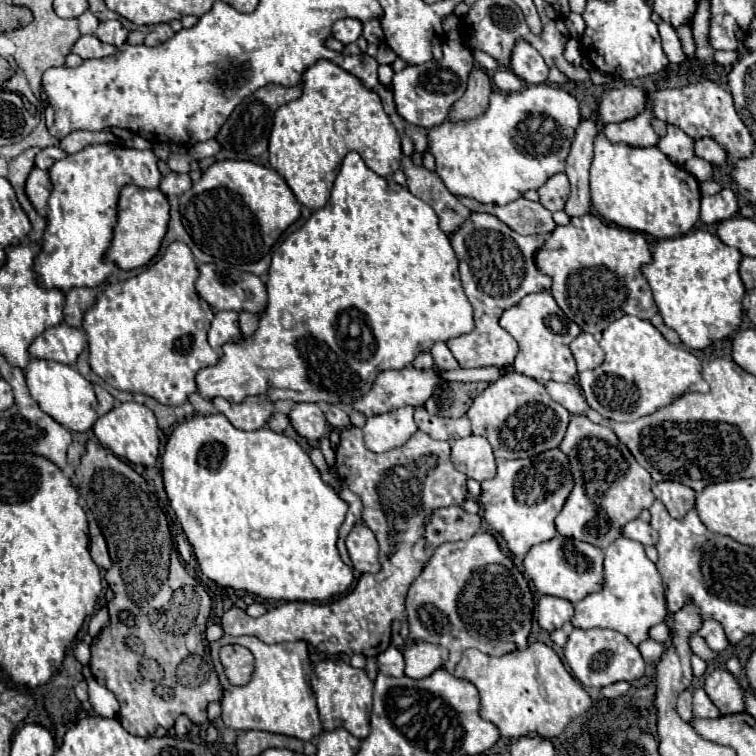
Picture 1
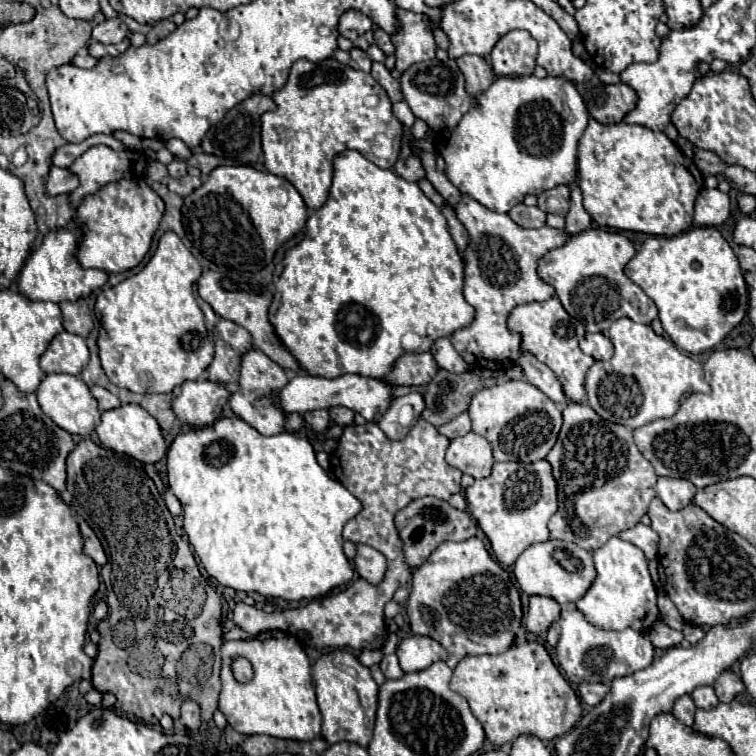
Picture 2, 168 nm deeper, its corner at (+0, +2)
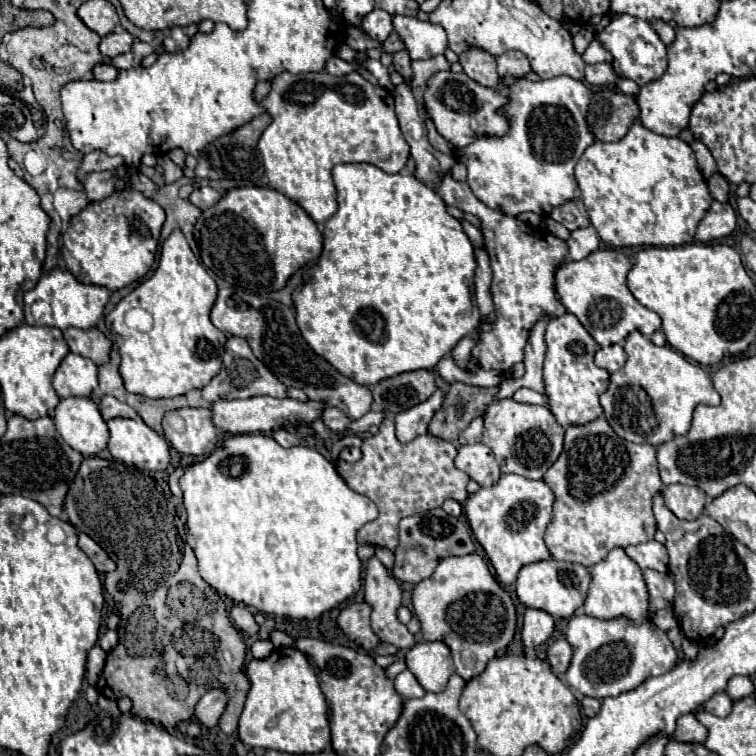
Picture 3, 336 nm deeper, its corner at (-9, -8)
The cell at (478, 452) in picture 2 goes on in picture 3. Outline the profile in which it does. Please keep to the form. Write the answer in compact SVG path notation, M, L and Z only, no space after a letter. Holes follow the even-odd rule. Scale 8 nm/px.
M483 443L461 445L459 453L455 457L455 467L465 471L481 487L491 487L501 477L499 463L491 455L491 449L487 445L483 445Z

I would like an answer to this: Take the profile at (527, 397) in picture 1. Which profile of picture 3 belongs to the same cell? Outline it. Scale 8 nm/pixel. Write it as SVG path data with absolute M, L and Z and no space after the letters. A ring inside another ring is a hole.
M497 399L487 407L483 419L485 427L481 441L493 449L503 473L515 473L527 479L543 479L545 471L563 451L565 427L557 423L555 415L547 407L519 403L515 399Z

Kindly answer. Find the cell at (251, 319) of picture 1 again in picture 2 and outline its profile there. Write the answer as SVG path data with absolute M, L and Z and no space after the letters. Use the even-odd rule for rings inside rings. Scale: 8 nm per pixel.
M250 349L244 355L242 375L240 375L236 393L230 397L230 407L240 419L244 419L248 425L252 425L258 433L276 435L284 429L284 415L278 409L278 405L274 403L274 393L278 393L278 389L282 389L286 383L288 383L288 377L282 367L272 363L262 351Z

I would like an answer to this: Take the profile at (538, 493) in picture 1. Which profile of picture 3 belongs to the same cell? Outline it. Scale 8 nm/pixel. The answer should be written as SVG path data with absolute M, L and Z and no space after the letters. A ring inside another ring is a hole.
M513 473L501 475L497 485L479 489L465 501L469 525L489 555L497 571L497 579L503 585L513 585L521 567L551 557L545 545L545 531L553 519L553 501L555 495L543 479L531 481Z

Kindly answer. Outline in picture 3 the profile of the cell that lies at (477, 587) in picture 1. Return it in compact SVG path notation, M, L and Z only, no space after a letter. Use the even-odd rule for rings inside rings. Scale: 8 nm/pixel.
M477 553L443 559L429 579L413 589L413 609L427 641L445 643L455 661L457 675L465 681L479 675L495 657L503 657L517 631L517 611L511 595L491 575Z

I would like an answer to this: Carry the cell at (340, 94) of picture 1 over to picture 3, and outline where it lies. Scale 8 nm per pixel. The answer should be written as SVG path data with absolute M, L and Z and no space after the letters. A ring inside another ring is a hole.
M283 71L273 79L271 91L261 105L273 117L273 123L259 139L259 151L263 157L265 175L269 177L269 187L299 203L317 223L325 223L337 211L337 191L331 177L331 169L335 165L371 163L385 173L399 173L409 159L409 145L399 129L393 95L379 85L371 85L355 71L343 77L335 77L325 71L299 75Z

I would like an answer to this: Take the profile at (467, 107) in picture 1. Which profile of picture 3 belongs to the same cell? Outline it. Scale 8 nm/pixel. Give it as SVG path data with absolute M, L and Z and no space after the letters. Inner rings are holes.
M469 49L459 57L459 63L473 81L477 81L483 87L497 89L499 75L497 75L497 67L495 67L495 57L487 55L485 51L479 51L479 49Z

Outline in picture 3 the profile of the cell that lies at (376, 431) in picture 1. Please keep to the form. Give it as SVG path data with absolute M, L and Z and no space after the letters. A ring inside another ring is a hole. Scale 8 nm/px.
M435 391L435 395L431 395L431 399L401 411L395 415L395 429L397 429L397 439L401 443L409 443L419 435L427 433L427 425L433 417L433 413L441 407L443 403L443 391Z

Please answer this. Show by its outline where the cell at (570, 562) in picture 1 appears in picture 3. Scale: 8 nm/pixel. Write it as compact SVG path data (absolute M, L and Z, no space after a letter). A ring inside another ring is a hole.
M547 559L547 561L529 563L519 571L519 577L515 583L515 593L525 607L543 609L557 619L561 619L561 617L569 619L583 607L589 585L591 585L591 573L587 567L583 567L579 563L571 563L571 561Z

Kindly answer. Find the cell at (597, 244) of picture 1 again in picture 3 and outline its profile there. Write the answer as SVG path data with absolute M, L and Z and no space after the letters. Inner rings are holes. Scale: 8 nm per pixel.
M597 249L585 259L561 263L555 271L555 289L559 301L581 321L581 325L601 347L623 341L635 329L647 337L661 329L661 317L641 305L627 289L627 273L631 271L631 267L633 263L623 251Z

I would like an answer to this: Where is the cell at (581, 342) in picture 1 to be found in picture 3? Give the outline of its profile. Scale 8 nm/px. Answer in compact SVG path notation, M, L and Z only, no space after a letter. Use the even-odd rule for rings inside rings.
M621 345L601 347L601 349L597 349L597 353L595 353L595 365L607 369L609 373L619 371L619 369L625 365L625 359L627 359L627 355L625 355L625 351L623 351Z

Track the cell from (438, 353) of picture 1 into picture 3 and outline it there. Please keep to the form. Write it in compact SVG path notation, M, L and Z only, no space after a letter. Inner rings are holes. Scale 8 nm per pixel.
M475 333L463 337L455 349L451 351L451 359L455 361L455 365L463 371L469 371L469 359L471 359L471 347L475 345Z

